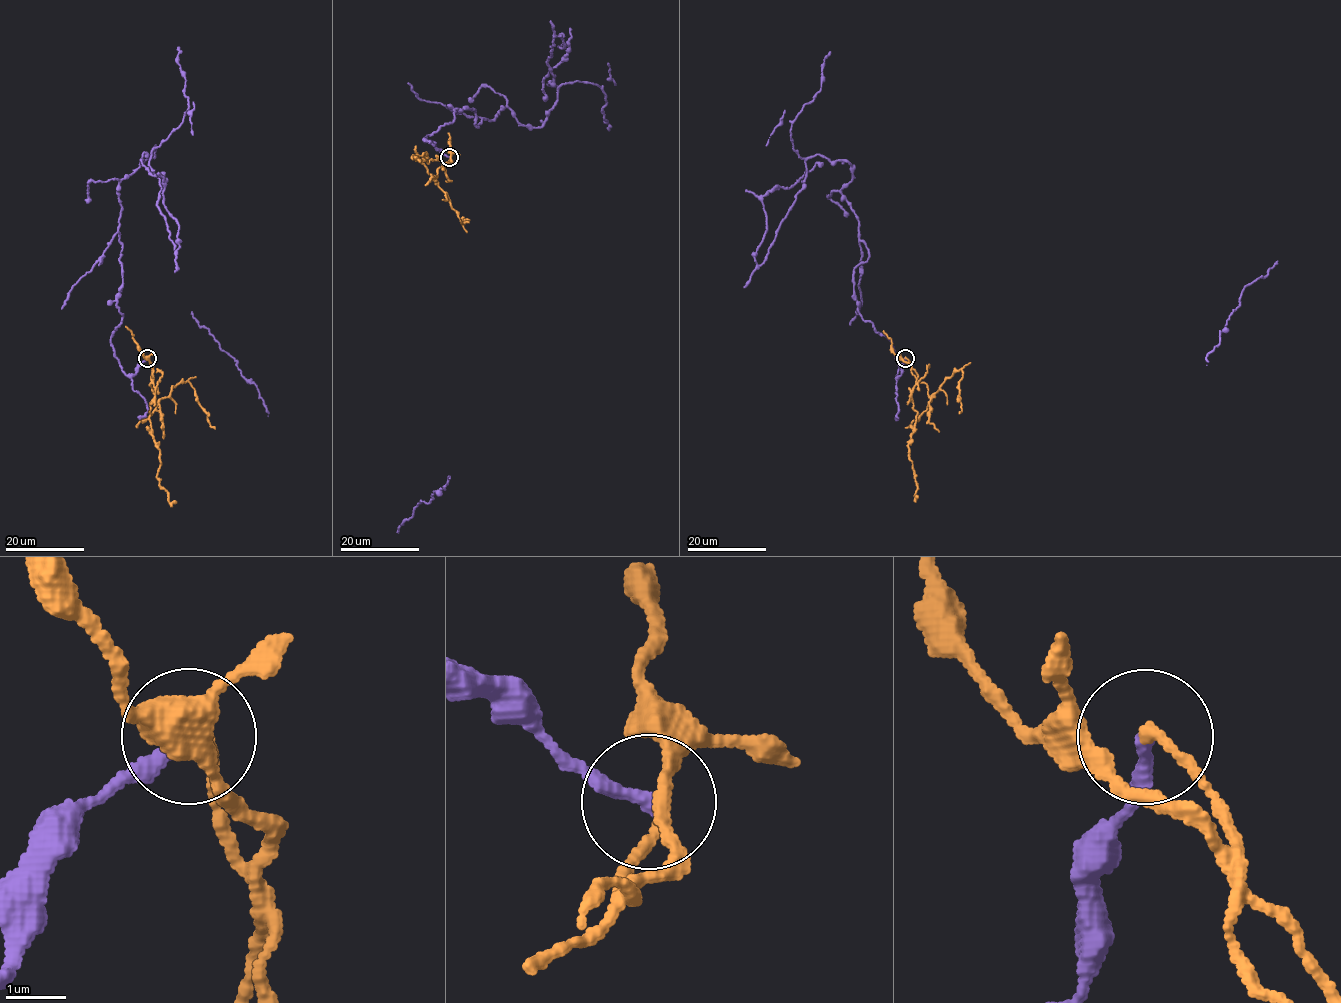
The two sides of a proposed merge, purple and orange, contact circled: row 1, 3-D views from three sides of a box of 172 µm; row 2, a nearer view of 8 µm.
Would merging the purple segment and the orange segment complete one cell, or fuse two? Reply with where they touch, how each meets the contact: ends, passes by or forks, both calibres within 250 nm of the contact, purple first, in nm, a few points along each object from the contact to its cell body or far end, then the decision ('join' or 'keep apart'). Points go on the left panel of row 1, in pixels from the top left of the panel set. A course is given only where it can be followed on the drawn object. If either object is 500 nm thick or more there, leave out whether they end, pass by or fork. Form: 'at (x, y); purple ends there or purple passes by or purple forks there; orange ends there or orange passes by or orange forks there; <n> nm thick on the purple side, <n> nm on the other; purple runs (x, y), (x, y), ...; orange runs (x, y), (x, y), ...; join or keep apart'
at (147, 358); purple ends there; orange ends there; 260 nm thick on the purple side, 180 nm on the other; purple runs (148, 358), (125, 374), (110, 340), (119, 183), (155, 146), (179, 247), (145, 156); orange runs (148, 358), (154, 397), (149, 420), (160, 451), (156, 479), (169, 501), (176, 501); keep apart

